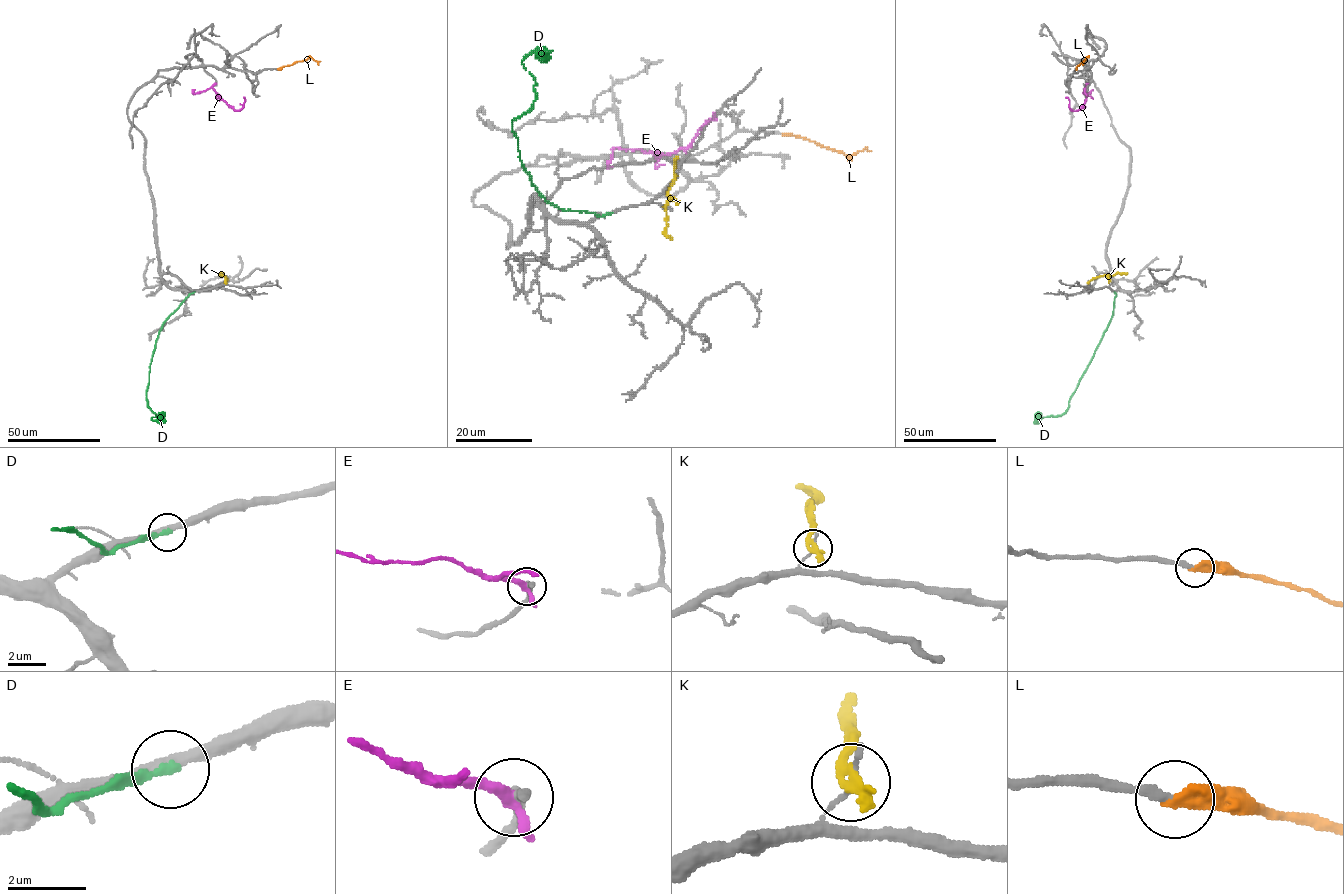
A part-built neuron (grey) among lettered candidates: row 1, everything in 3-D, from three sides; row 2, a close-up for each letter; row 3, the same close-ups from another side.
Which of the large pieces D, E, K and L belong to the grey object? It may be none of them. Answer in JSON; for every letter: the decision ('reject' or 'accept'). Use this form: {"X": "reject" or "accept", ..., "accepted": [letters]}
{"D": "reject", "E": "reject", "K": "reject", "L": "accept", "accepted": ["L"]}

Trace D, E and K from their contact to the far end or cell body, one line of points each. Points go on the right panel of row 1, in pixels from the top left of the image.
D: (1114, 291), (1113, 315), (1066, 411), (1036, 420), (1039, 411)
E: (1086, 83), (1085, 102), (1078, 110), (1069, 107), (1069, 101), (1065, 96)
K: (1089, 282), (1103, 275), (1127, 273)

